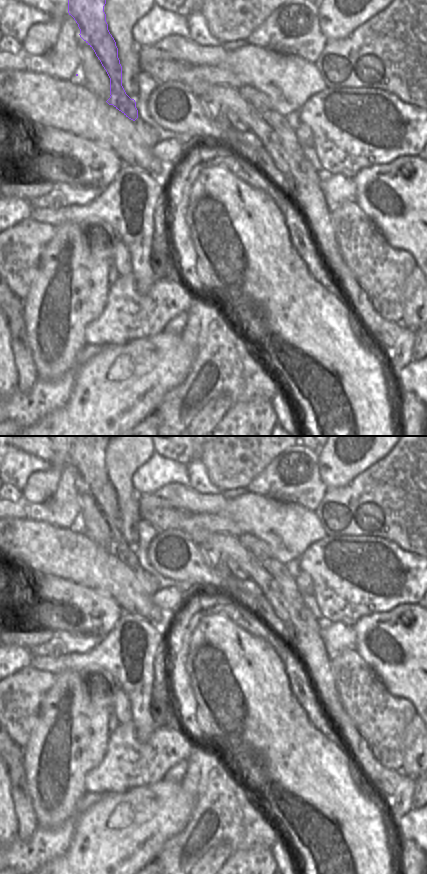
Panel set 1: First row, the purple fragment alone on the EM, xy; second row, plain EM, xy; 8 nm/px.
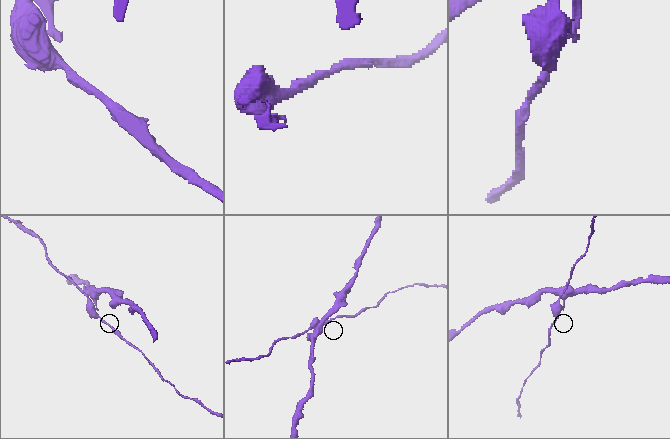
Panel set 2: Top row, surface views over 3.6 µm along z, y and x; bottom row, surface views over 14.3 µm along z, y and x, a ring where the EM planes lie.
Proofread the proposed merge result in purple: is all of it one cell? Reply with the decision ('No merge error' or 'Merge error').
Merge error.

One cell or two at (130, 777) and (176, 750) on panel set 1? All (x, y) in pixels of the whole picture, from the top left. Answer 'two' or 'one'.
one

